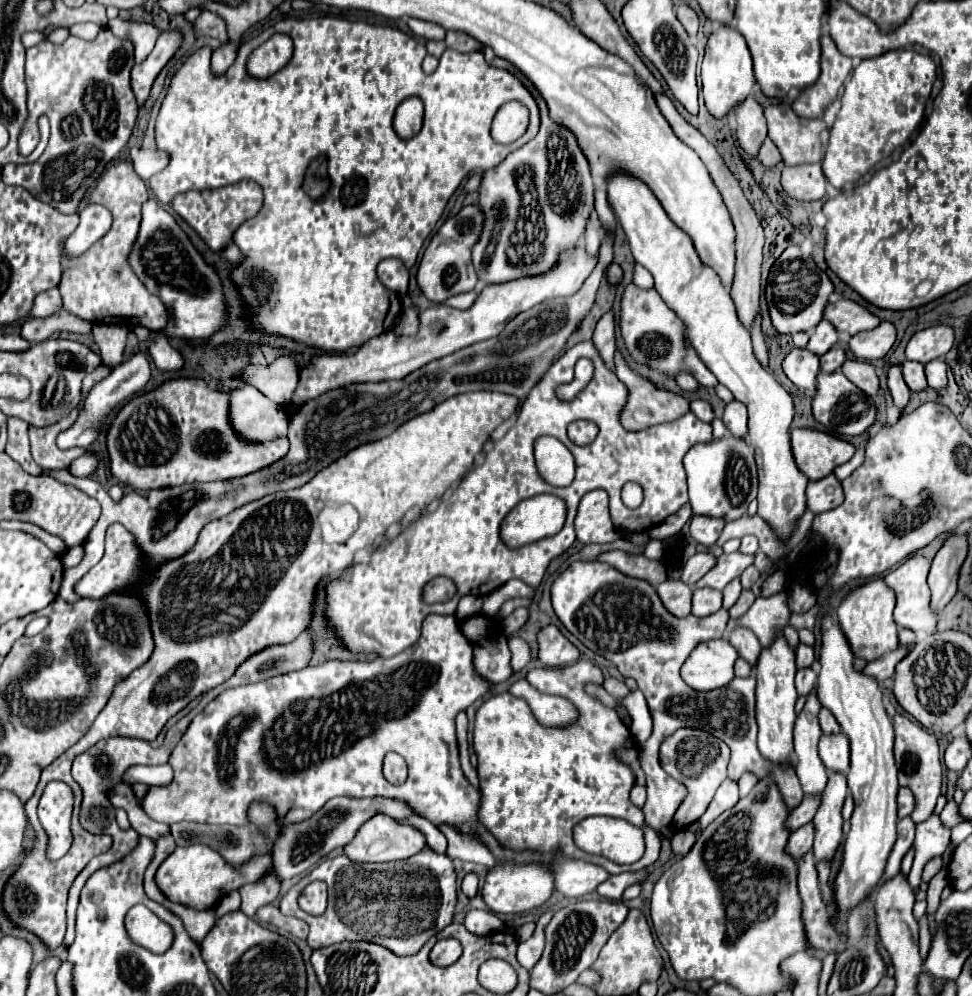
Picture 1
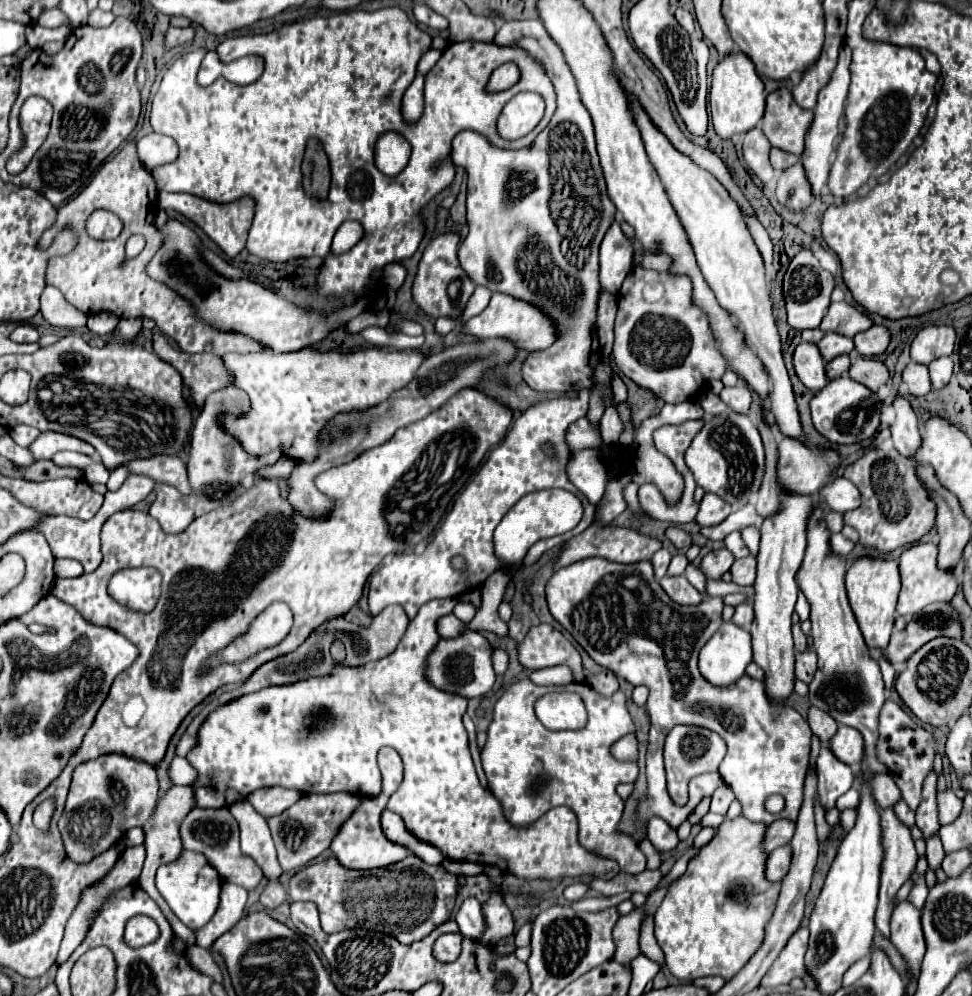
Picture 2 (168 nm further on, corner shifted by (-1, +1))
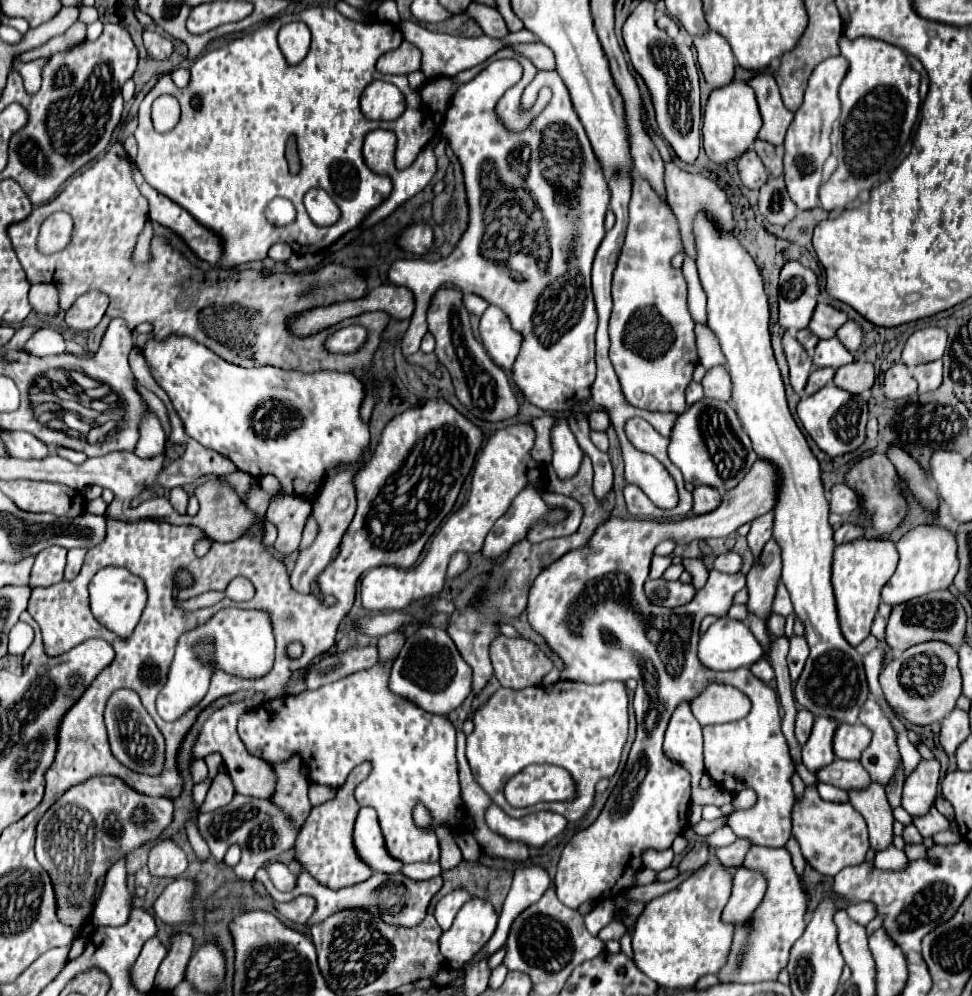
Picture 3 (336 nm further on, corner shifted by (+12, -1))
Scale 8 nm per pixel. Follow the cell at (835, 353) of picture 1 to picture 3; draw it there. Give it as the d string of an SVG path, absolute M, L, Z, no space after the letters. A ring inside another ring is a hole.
M831 367L813 369L813 373L809 375L809 381L807 381L807 387L805 387L805 395L817 393L821 387L825 387L827 383L833 381L833 375L835 375L835 369L831 369Z

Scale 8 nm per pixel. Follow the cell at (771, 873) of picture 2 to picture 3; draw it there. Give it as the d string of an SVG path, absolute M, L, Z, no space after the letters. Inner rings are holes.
M741 867L733 877L733 893L731 893L729 903L723 909L721 919L725 923L743 925L761 903L765 895L765 887L767 883L761 877L761 873Z

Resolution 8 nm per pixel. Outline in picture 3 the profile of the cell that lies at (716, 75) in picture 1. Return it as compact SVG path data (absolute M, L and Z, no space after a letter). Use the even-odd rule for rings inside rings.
M733 81L729 83L727 87L721 87L721 89L713 89L711 95L709 95L709 101L707 101L707 107L705 107L705 113L703 113L703 147L705 147L705 153L707 157L717 163L717 165L727 165L729 161L741 157L751 145L753 141L757 139L757 131L761 129L761 115L759 115L759 109L757 109L757 101L755 101L755 95L753 95L753 89L743 83L743 81Z

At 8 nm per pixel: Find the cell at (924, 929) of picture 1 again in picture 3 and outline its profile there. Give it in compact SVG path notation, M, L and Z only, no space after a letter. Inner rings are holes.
M905 844L905 854L911 861L924 858L926 856L926 847L923 844Z

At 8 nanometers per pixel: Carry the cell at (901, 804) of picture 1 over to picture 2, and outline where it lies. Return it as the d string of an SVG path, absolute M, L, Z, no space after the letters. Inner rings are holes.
M876 775L874 799L880 807L896 807L896 803L902 799L902 791L898 789L898 785L894 785L894 779L890 775Z

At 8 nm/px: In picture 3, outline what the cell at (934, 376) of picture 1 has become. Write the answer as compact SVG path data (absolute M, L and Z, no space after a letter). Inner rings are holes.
M933 361L933 363L923 363L913 367L913 377L919 383L919 393L929 393L941 385L941 371L943 363Z

